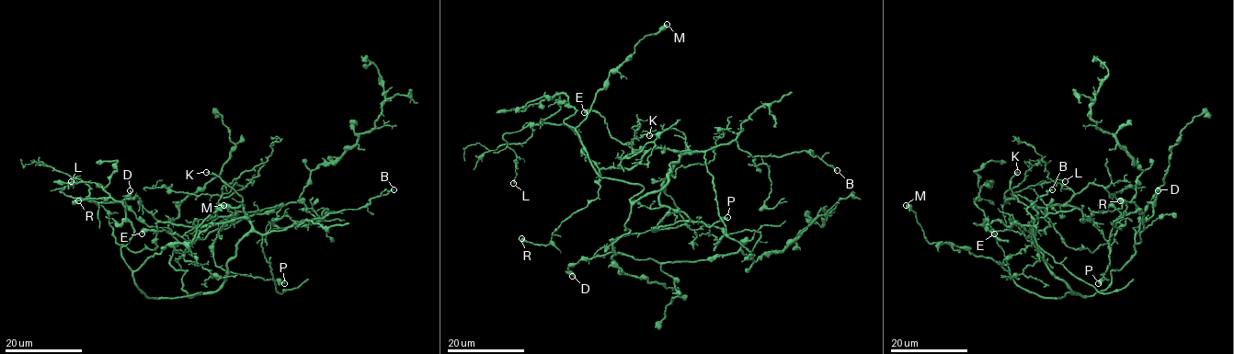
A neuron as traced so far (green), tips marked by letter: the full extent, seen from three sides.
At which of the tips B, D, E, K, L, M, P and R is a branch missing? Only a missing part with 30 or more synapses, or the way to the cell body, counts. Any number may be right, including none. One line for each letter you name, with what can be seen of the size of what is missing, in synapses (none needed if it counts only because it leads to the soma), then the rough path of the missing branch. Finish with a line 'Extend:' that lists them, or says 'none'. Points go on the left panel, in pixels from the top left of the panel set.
Extend: none

